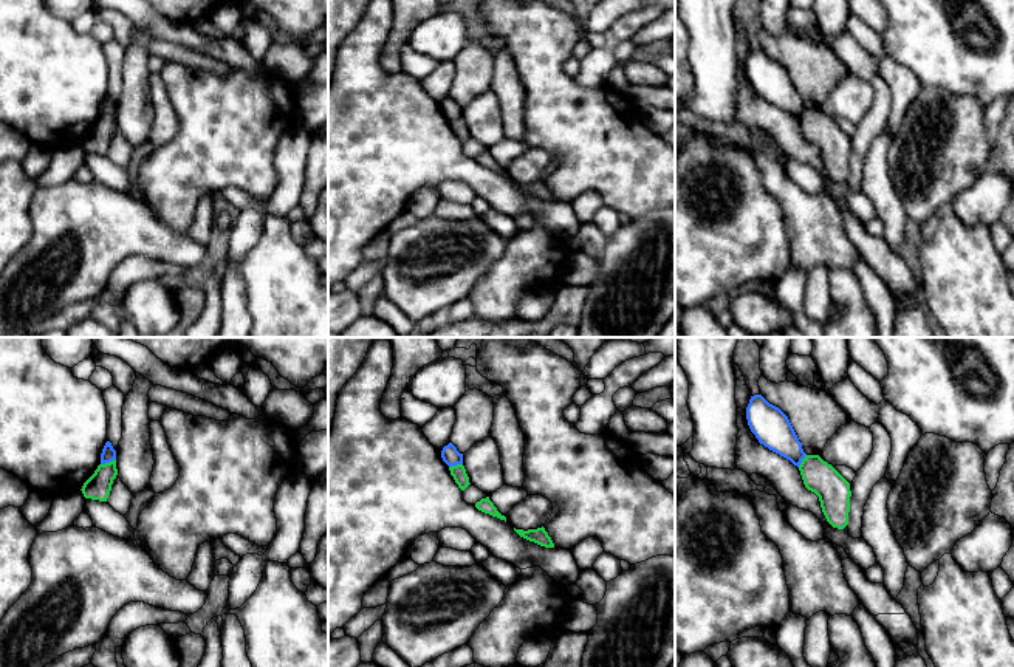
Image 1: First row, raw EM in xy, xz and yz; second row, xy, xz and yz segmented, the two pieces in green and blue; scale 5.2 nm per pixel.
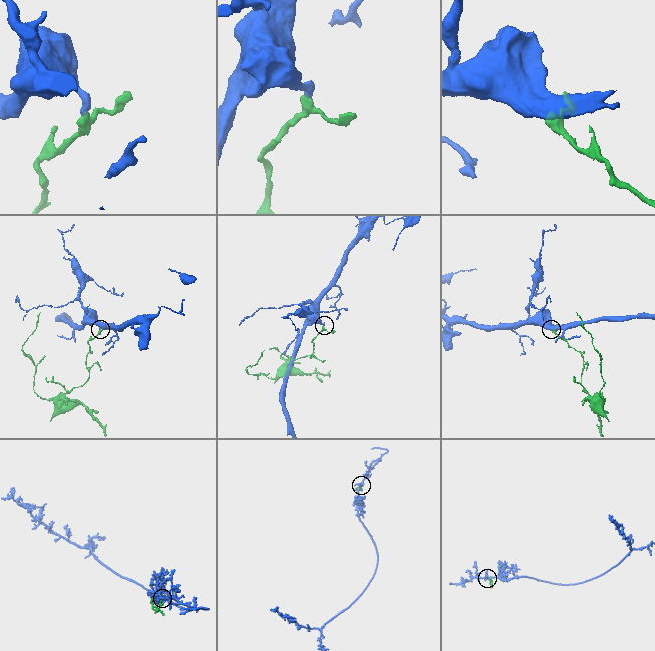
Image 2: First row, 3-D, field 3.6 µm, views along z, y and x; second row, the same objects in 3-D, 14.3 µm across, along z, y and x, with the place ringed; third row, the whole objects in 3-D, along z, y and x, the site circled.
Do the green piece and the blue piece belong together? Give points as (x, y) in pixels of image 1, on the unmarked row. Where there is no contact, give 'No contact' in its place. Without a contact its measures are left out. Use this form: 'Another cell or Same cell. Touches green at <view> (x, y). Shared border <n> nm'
Another cell. Touches green at xy (107, 116). Shared border 90 nm

